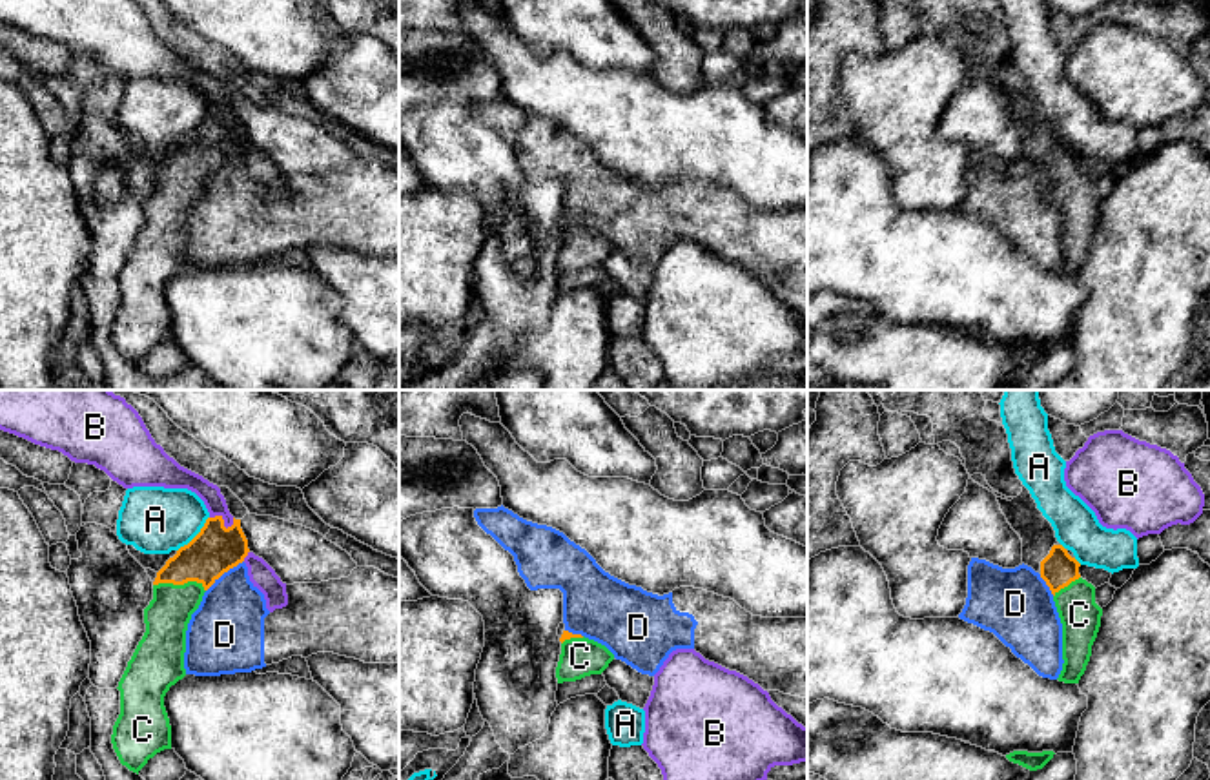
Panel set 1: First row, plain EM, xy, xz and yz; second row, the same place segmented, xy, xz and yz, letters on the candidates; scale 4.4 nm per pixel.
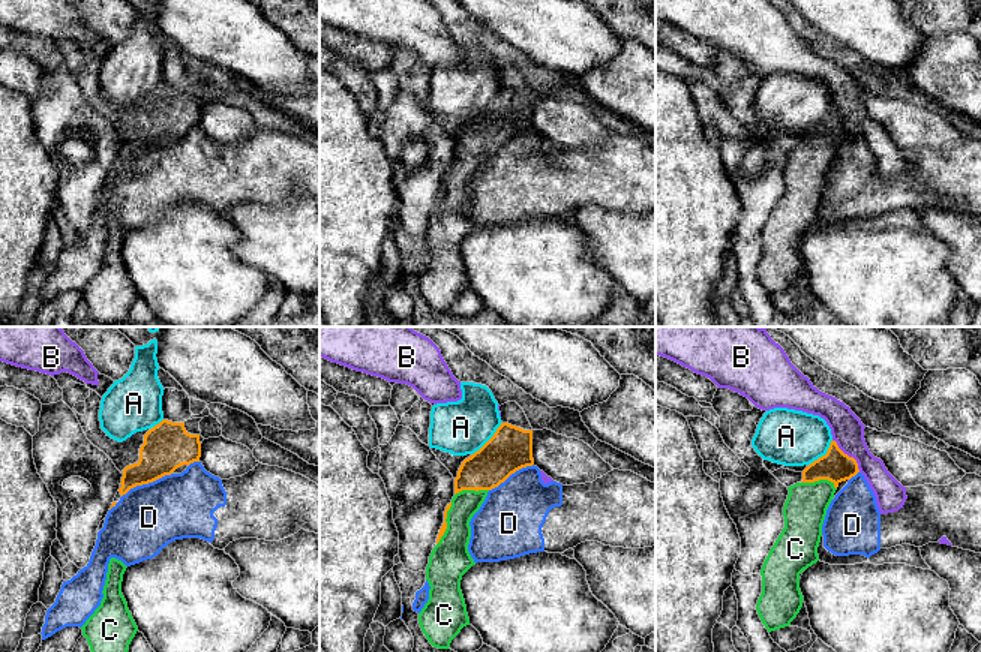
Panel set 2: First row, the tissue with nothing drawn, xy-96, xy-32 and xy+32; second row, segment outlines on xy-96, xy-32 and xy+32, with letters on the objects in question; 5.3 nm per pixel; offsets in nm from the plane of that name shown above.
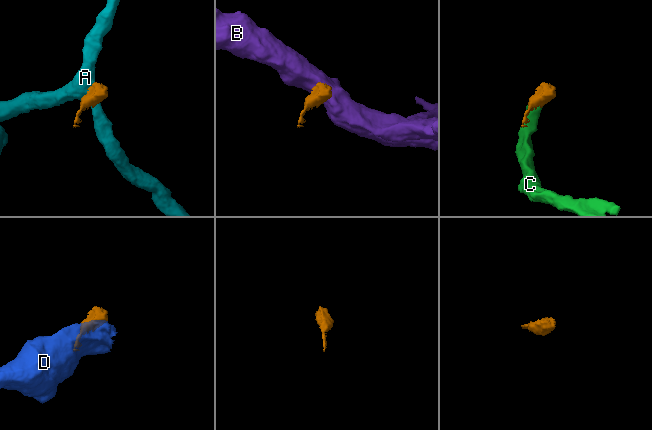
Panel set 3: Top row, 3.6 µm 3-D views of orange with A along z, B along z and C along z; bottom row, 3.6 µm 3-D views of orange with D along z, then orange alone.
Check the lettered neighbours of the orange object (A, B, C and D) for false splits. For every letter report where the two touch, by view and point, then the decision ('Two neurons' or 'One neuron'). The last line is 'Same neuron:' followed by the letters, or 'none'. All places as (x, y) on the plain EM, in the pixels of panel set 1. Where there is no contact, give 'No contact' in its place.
A: Touches orange at xy (197, 126). Two neurons
B: Touches orange at xy (223, 113). Two neurons
C: Touches orange at xy (181, 175). One neuron
D: Touches orange at xy (225, 163). Two neurons
Same neuron: C

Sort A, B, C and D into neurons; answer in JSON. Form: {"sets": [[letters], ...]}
{"sets": [["A"], ["B"], ["C"], ["D"]]}

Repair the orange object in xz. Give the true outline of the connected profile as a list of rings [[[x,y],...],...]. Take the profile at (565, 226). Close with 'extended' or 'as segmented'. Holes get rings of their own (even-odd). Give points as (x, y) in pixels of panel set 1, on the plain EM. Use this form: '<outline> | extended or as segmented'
[[[563,222],[561,246],[556,259],[558,275],[576,273],[590,266],[601,266],[614,246],[601,235],[581,226]]] | extended

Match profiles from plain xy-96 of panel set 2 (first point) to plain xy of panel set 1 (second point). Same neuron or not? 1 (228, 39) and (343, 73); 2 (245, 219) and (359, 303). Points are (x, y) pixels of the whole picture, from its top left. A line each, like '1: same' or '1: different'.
1: different
2: same

